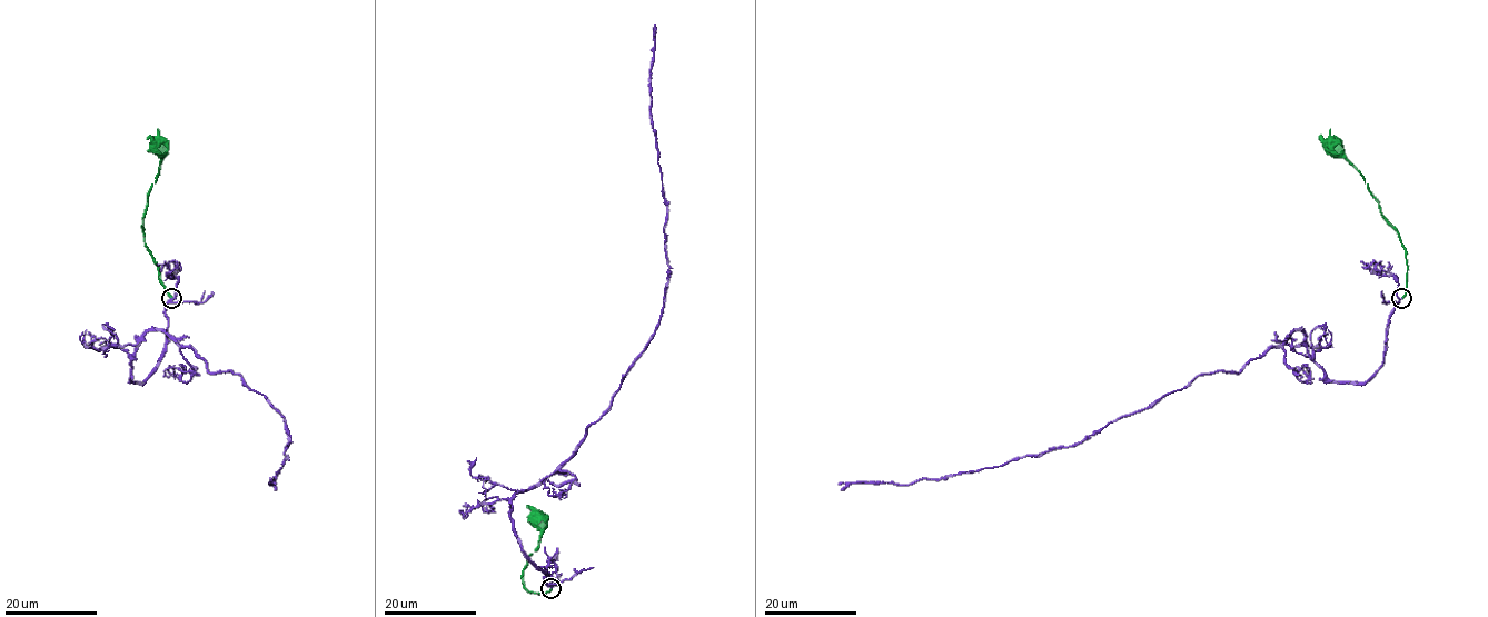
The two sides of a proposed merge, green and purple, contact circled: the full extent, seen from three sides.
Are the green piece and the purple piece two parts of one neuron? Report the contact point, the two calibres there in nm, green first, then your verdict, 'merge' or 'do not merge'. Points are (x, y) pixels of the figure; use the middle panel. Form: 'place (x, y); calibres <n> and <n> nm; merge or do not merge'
place (551, 588); calibres 300 and 280 nm; merge

